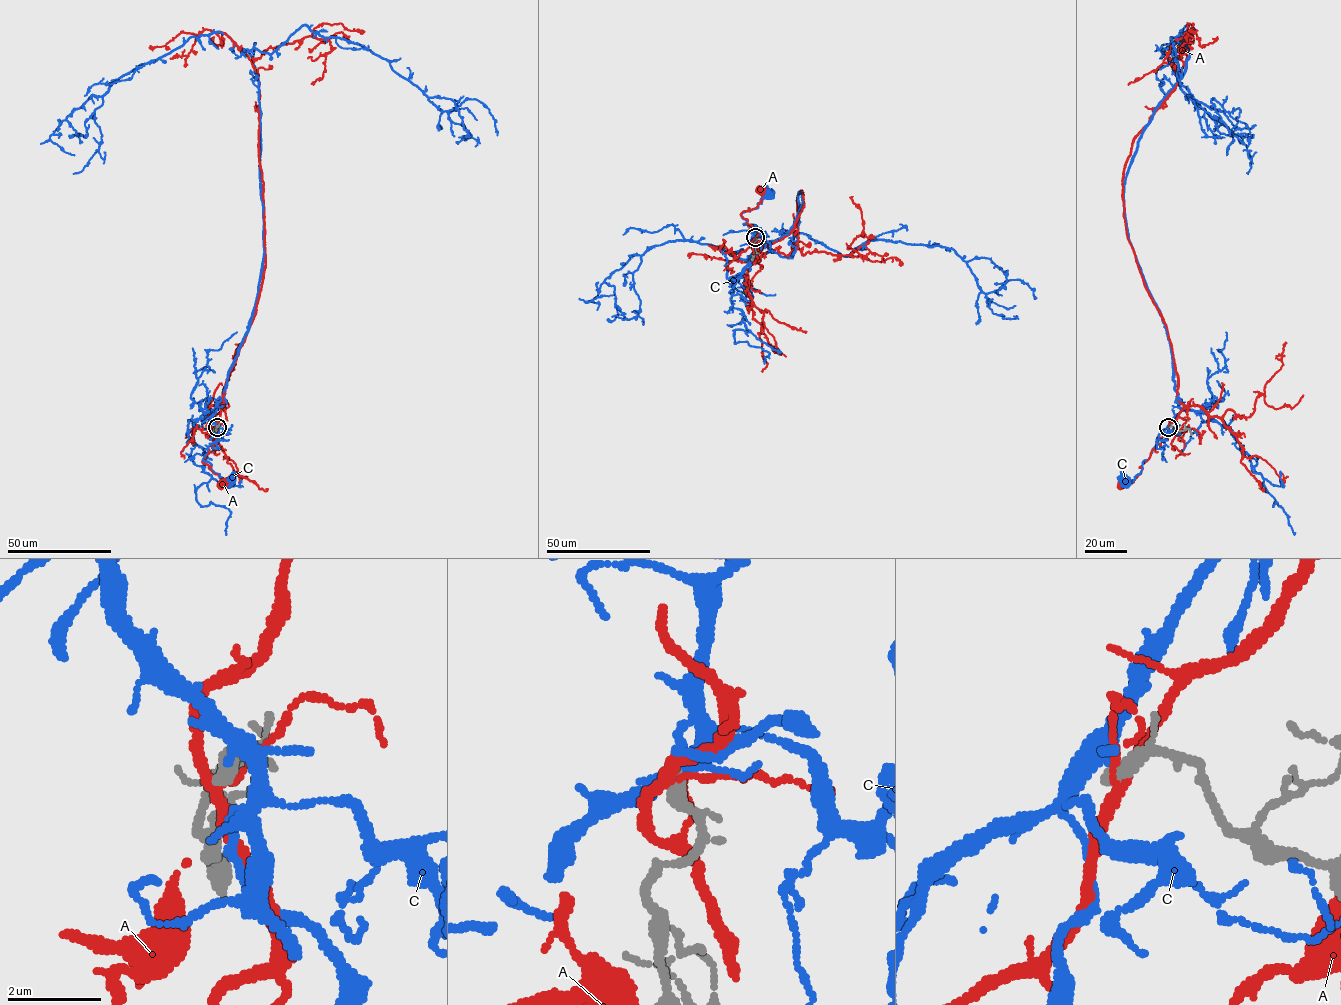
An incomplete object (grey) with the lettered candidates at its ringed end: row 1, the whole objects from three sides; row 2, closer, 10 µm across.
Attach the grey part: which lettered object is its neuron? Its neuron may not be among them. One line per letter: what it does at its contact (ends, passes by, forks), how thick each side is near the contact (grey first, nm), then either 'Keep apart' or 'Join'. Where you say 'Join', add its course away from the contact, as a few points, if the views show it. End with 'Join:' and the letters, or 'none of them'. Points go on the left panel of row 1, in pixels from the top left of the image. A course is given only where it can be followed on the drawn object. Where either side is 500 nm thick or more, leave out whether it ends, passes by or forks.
A: It forks there. Thickness 280 nm (grey) against 190 nm. Keep apart
C: It forks there. Thickness 400 nm (grey) against 280 nm. Join. Its course: (216, 426), (219, 437), (208, 446), (203, 459), (224, 482), (229, 485), (229, 483)
Join: C

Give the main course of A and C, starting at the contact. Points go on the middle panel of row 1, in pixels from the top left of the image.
A: (755, 237), (754, 227), (747, 224), (740, 214), (757, 206), (762, 199), (761, 192)
C: (755, 237), (758, 227), (749, 225), (741, 214), (756, 208), (768, 195)

